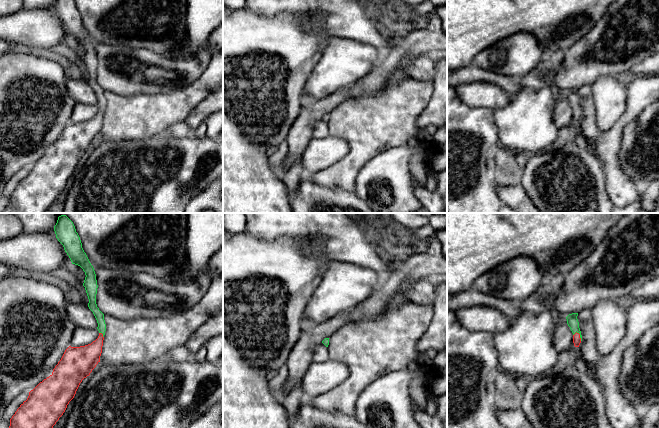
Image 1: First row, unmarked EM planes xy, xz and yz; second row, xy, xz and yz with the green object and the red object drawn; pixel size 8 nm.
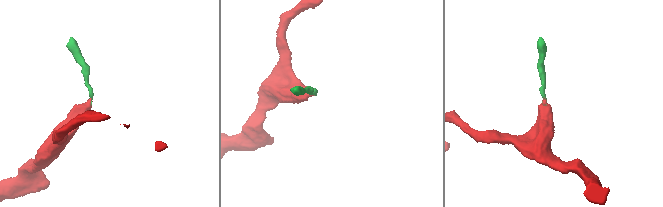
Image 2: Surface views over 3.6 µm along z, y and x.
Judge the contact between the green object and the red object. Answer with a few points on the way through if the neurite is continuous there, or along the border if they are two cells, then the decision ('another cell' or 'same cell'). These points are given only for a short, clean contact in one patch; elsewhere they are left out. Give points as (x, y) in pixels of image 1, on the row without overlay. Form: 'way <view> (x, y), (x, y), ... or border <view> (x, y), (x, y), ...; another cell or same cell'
way yz (572, 97), (575, 106), (580, 112), (576, 113); same cell

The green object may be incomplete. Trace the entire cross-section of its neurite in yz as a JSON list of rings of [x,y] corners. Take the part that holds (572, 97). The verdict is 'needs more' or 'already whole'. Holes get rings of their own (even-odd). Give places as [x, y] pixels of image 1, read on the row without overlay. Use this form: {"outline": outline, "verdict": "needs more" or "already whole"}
{"outline": [[[572,89],[566,93],[567,100],[573,109],[573,119],[575,123],[579,123],[582,117],[582,111],[581,111],[581,107],[579,104],[579,98],[577,95],[577,92],[578,92],[578,89]]], "verdict": "needs more"}

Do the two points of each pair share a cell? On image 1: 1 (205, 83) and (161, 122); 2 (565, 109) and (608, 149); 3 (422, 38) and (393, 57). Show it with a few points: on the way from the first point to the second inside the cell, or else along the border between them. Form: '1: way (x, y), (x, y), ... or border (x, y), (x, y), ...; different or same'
1: way (194, 94), (172, 111); same
2: border (572, 116), (567, 126); different
3: way (415, 44), (400, 53); same

